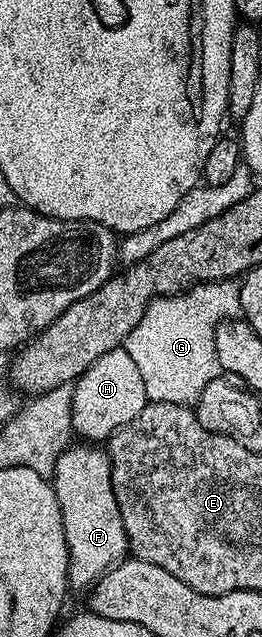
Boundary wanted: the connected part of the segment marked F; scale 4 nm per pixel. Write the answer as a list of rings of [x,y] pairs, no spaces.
[[[71,444],[63,450],[56,460],[53,475],[53,485],[57,504],[61,504],[61,520],[65,524],[65,544],[69,552],[69,568],[67,569],[67,584],[72,591],[83,590],[94,586],[95,581],[106,570],[110,570],[124,558],[128,557],[129,547],[125,536],[125,524],[121,524],[121,512],[117,508],[117,500],[113,496],[111,483],[111,460],[106,449],[95,444]]]

